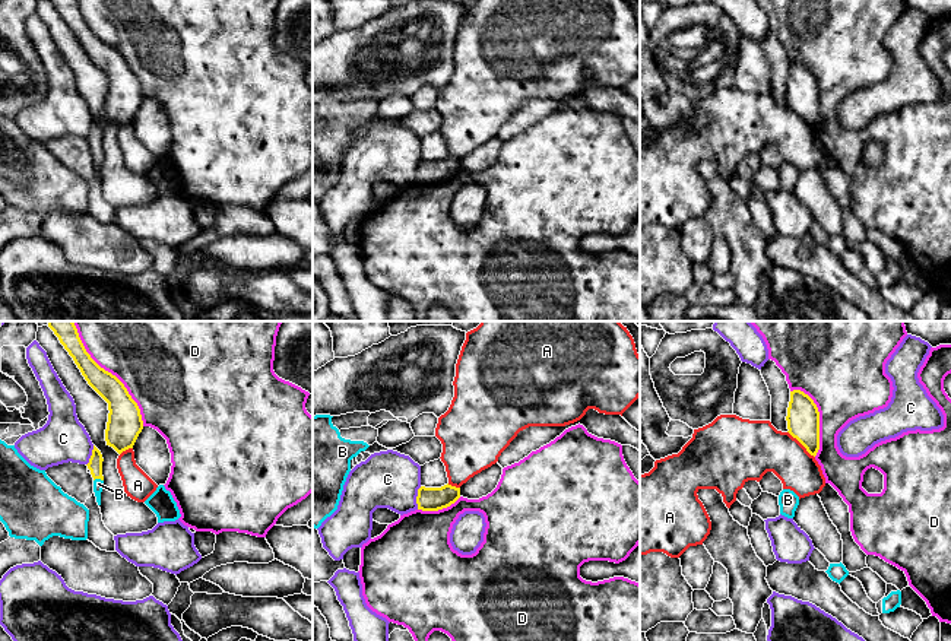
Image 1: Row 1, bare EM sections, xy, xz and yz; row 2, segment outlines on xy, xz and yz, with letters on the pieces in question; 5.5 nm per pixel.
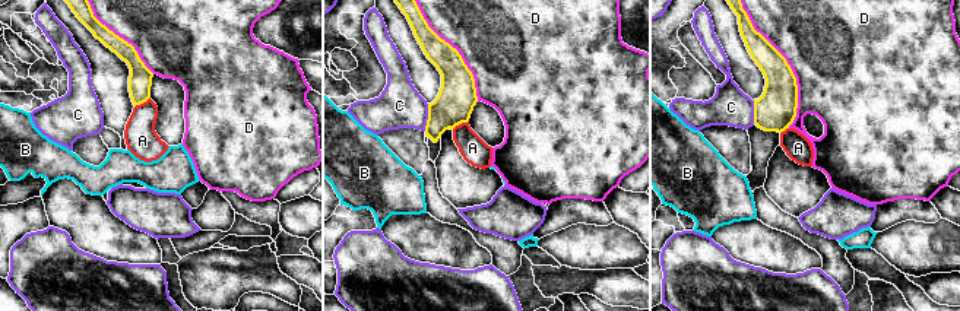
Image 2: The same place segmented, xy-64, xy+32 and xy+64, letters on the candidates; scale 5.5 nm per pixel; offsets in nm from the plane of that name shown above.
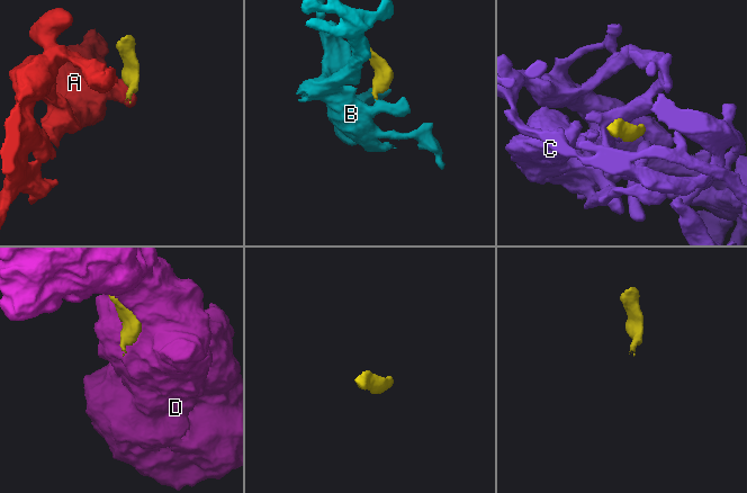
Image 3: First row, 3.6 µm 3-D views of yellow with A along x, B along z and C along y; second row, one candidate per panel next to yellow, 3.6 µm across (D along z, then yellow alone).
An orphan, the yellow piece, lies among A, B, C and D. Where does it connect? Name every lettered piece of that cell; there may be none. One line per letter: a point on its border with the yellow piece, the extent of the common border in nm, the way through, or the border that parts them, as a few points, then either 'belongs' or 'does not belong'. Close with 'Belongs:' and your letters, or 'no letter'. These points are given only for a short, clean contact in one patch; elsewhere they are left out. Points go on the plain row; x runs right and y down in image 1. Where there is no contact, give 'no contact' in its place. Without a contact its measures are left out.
A: yz (801, 116) | 220 nm | along yz (788, 104), (814, 130) | does not belong
B: xy (98, 151) | 60 nm | across xy (95, 135), (98, 151), (98, 156) | belongs
C: xz (417, 171) | 130 nm | does not belong
D: xy (111, 47) | 650 nm | does not belong
Belongs: B

